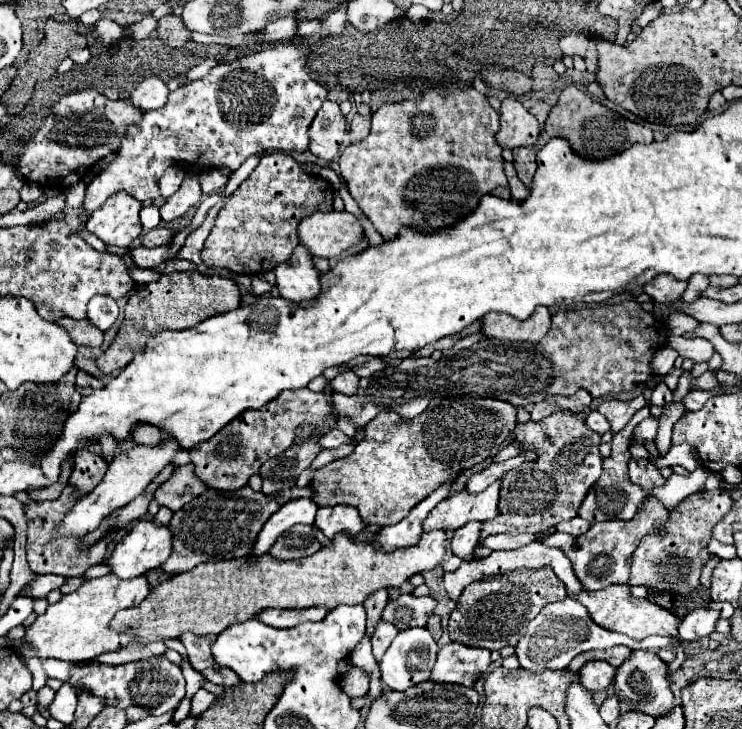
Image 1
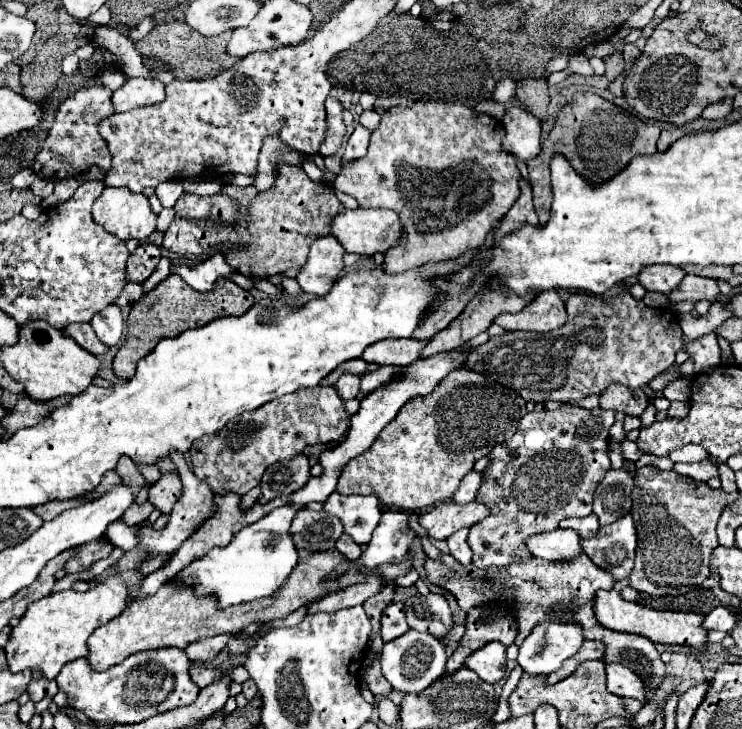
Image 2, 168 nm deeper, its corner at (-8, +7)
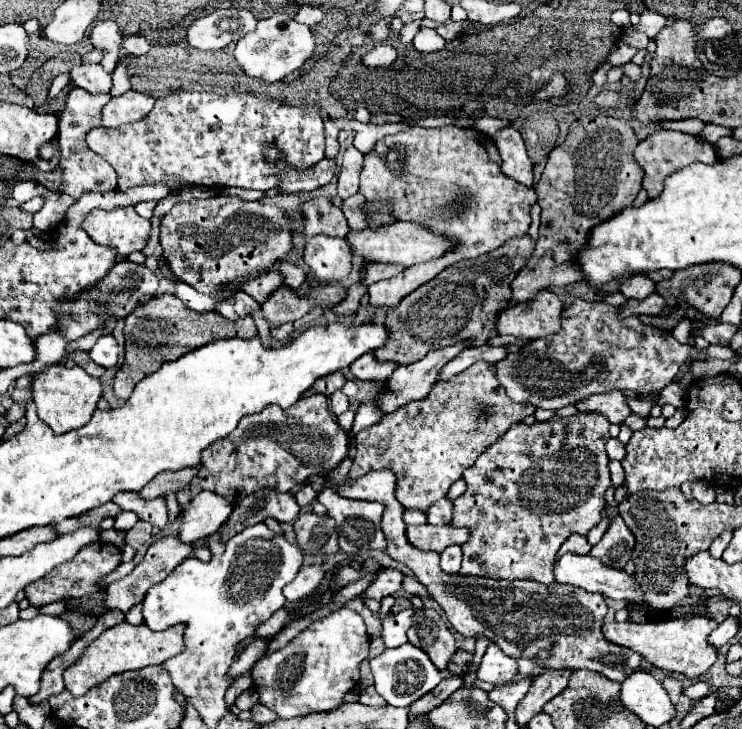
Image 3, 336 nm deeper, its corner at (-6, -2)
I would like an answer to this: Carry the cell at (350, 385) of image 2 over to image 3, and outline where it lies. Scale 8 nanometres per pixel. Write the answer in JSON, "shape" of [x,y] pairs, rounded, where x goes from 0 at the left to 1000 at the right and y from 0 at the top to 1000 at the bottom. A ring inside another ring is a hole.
{"shape":[[[453,536],[450,542],[445,542],[445,564],[450,569],[458,569],[458,567],[469,564],[469,545],[461,536]]]}

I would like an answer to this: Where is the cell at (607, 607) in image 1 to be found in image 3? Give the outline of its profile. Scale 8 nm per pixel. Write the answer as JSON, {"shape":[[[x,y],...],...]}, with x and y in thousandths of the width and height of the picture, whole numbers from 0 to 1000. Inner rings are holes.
{"shape":[[[930,846],[930,849],[900,849],[887,855],[817,855],[814,874],[822,882],[846,888],[863,896],[879,915],[892,918],[895,923],[916,923],[927,931],[941,931],[949,926],[965,907],[965,890],[954,882],[954,871],[968,860],[962,849],[954,846]]]}

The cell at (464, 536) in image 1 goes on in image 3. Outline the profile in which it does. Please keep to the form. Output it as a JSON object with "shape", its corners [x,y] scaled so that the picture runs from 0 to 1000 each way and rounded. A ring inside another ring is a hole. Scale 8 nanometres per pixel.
{"shape":[[[606,748],[601,756],[596,756],[596,783],[598,786],[617,786],[620,772],[623,772],[623,753],[617,748]]]}

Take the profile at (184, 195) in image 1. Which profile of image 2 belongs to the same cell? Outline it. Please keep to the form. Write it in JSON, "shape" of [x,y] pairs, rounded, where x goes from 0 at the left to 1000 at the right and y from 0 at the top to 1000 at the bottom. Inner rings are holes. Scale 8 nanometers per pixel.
{"shape":[[[221,285],[221,288],[216,291],[216,296],[213,296],[210,316],[224,318],[224,316],[226,316],[226,310],[232,307],[232,302],[235,302],[235,294],[237,294],[237,288],[235,288],[235,285]]]}

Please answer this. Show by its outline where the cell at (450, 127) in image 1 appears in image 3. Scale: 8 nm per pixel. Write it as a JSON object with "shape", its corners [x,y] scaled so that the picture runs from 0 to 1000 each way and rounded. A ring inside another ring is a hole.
{"shape":[[[555,174],[534,185],[520,185],[491,215],[485,240],[485,265],[499,273],[518,273],[531,281],[536,303],[558,303],[617,325],[617,342],[590,358],[550,366],[536,380],[509,385],[496,394],[501,421],[534,421],[550,402],[588,380],[601,364],[623,355],[639,355],[679,336],[690,325],[706,325],[714,311],[714,284],[722,278],[722,262],[687,248],[674,235],[674,213],[663,191],[639,177]]]}

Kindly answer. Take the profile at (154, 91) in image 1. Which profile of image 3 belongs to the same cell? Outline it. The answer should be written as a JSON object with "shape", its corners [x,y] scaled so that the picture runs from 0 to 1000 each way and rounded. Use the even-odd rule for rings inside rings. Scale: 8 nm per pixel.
{"shape":[[[173,125],[162,133],[151,133],[137,150],[137,171],[159,174],[159,169],[178,169],[202,155],[208,133],[186,125]]]}

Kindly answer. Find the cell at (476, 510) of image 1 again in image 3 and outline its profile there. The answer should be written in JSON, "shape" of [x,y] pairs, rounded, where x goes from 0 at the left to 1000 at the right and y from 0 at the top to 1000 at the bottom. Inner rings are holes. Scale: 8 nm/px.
{"shape":[[[566,720],[566,723],[550,723],[547,739],[553,748],[569,756],[588,756],[596,759],[604,748],[623,748],[631,742],[631,726],[612,726],[606,720]]]}

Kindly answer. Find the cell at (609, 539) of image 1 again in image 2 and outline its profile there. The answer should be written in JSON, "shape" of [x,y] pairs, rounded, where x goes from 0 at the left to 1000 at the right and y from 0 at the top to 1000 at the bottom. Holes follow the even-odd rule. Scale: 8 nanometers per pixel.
{"shape":[[[844,705],[836,713],[811,722],[803,735],[784,738],[782,749],[806,779],[822,785],[825,793],[833,798],[841,796],[854,779],[857,743],[857,719],[852,708]]]}

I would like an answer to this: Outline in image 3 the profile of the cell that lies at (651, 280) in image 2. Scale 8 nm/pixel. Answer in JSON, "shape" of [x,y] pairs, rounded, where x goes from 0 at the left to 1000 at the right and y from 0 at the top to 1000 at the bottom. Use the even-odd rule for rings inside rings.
{"shape":[[[852,377],[841,383],[841,388],[836,391],[836,402],[844,410],[871,410],[881,402],[881,385],[876,385],[871,377]]]}

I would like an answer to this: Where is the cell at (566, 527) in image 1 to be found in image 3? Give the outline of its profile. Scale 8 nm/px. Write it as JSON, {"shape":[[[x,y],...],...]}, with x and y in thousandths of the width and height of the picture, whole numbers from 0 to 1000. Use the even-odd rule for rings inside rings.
{"shape":[[[774,731],[774,734],[768,734],[763,742],[760,742],[760,748],[755,750],[755,756],[749,759],[749,764],[757,764],[760,759],[774,759],[774,761],[792,761],[795,759],[795,748],[792,748],[792,742],[790,742],[790,737],[784,737],[784,734],[779,734],[779,731]]]}

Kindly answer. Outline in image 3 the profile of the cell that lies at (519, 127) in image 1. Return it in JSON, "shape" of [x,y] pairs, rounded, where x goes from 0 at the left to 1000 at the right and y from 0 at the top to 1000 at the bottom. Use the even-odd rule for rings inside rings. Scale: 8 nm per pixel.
{"shape":[[[682,174],[671,180],[663,193],[677,215],[677,237],[709,257],[717,257],[717,221],[698,177]]]}

